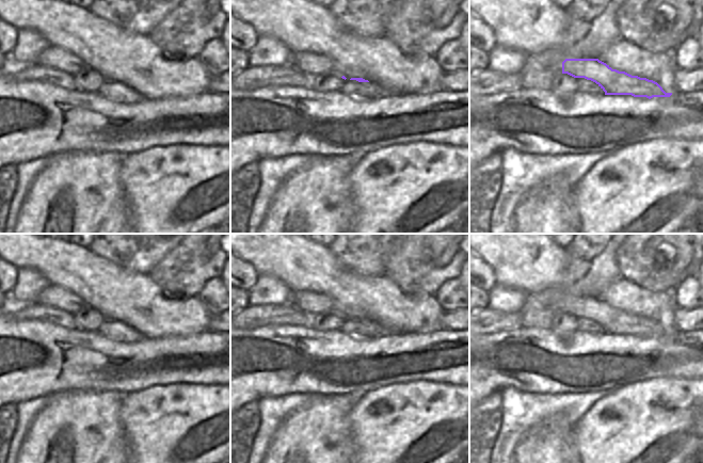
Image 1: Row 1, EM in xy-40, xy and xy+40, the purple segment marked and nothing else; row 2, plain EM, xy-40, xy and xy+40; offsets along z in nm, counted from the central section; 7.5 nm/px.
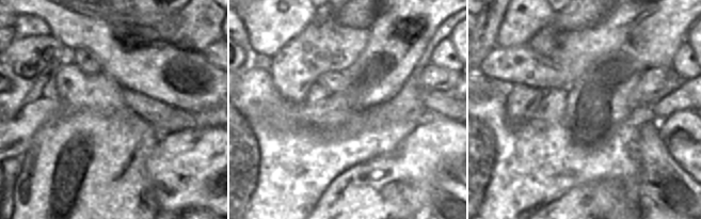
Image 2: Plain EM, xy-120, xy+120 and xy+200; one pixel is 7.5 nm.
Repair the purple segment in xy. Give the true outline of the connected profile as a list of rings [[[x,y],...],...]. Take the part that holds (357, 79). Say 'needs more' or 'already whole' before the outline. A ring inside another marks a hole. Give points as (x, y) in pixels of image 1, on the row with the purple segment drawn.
needs more | [[[291,52],[291,60],[288,65],[303,74],[309,74],[311,76],[318,74],[333,74],[340,76],[345,80],[350,79],[358,82],[369,82],[362,78],[361,71],[346,67],[329,57],[314,52]]]

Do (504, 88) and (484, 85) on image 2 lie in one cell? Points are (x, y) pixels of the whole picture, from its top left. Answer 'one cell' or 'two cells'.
one cell

